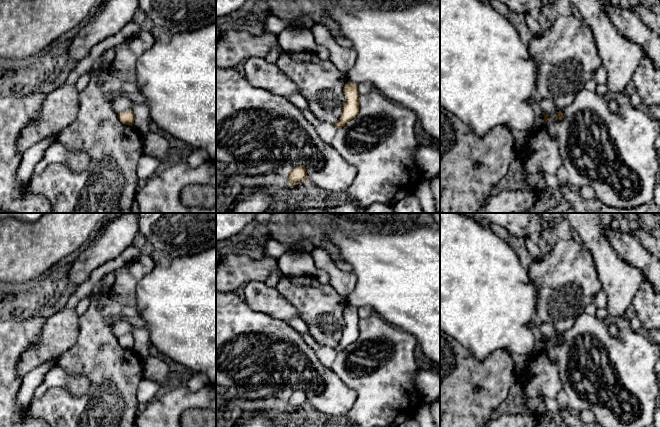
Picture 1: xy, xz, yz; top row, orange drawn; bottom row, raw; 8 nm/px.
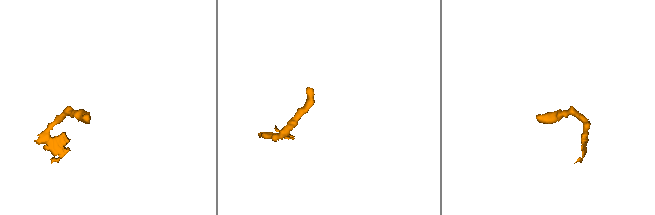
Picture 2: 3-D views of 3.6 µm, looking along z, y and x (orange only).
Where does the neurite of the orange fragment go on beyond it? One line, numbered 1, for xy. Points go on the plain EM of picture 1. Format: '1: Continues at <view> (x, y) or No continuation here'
1: No continuation here

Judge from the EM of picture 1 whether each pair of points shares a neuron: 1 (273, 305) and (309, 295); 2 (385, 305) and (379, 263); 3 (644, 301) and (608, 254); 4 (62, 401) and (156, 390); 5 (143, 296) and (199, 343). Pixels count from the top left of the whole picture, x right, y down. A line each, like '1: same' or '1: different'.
1: different
2: same
3: different
4: different
5: same

